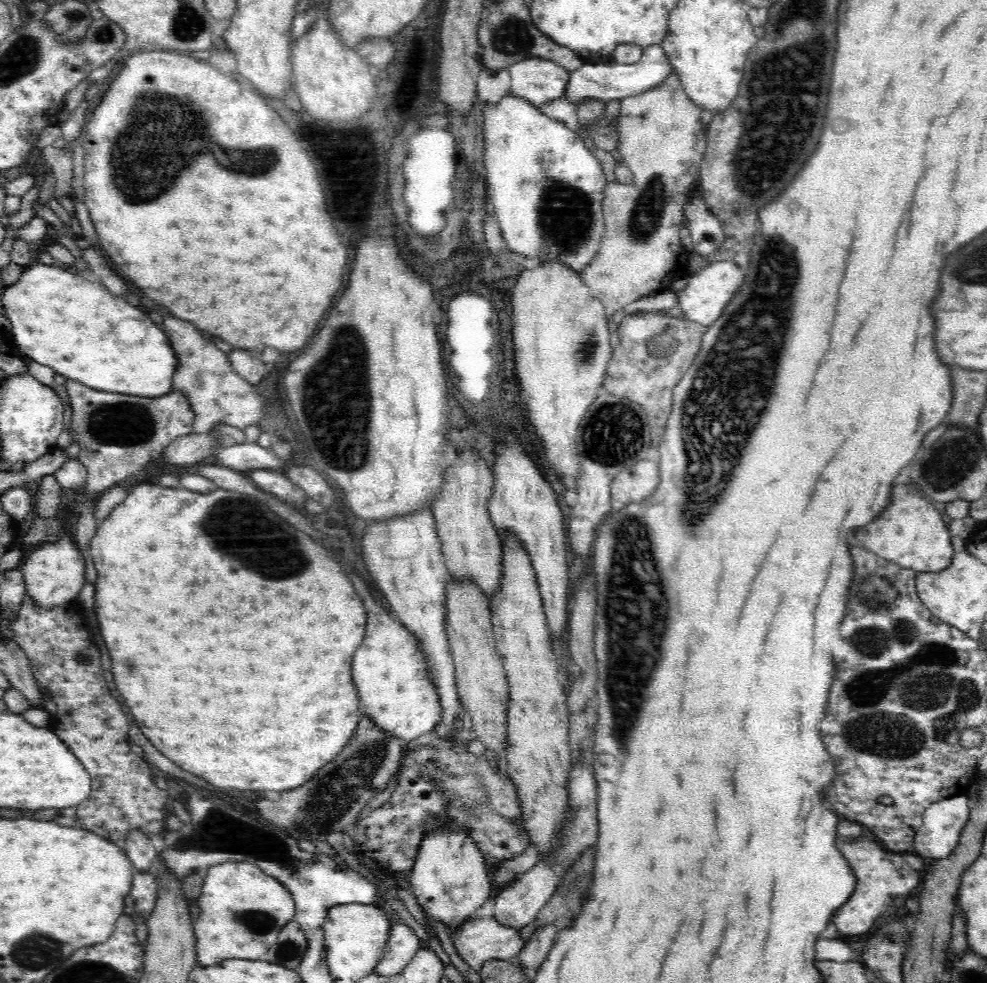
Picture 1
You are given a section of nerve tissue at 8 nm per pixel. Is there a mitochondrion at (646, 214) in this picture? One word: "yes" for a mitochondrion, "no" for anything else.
yes

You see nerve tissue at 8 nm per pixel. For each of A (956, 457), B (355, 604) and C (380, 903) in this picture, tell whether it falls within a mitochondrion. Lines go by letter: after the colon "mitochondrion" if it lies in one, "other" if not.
A: mitochondrion
B: other
C: other

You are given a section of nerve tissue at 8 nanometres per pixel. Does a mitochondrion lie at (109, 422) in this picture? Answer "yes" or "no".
yes

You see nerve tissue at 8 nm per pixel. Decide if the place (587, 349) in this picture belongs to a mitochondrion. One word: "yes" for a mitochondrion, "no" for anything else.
yes

